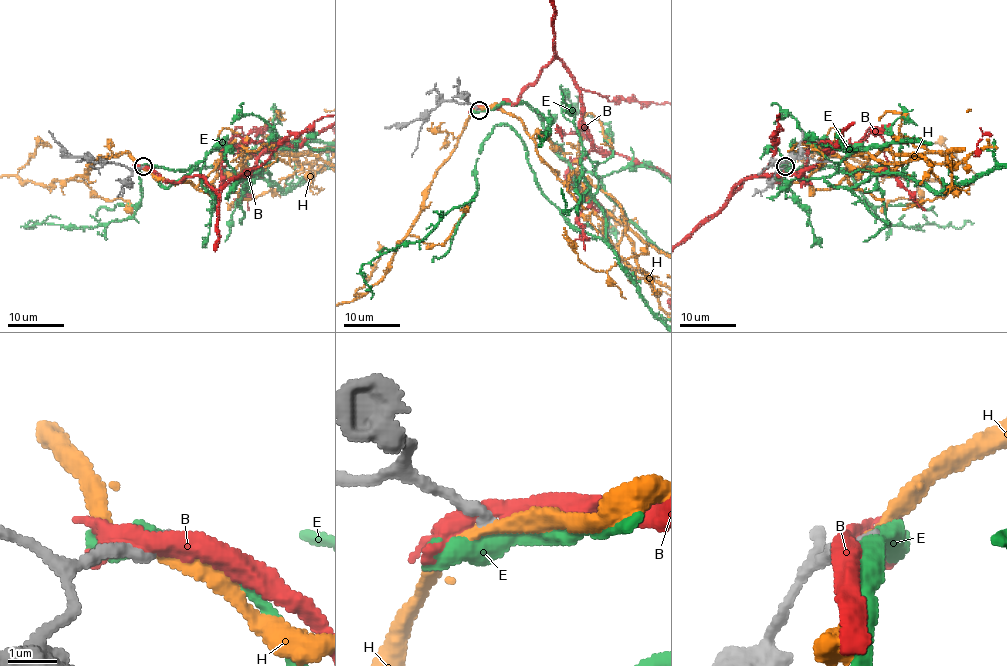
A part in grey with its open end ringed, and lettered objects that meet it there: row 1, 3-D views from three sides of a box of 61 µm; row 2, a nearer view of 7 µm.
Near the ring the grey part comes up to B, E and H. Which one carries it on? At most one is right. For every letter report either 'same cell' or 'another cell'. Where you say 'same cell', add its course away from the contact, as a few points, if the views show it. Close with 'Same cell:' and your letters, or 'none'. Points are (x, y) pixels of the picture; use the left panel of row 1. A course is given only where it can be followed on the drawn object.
B: another cell
E: another cell
H: another cell
Same cell: none

